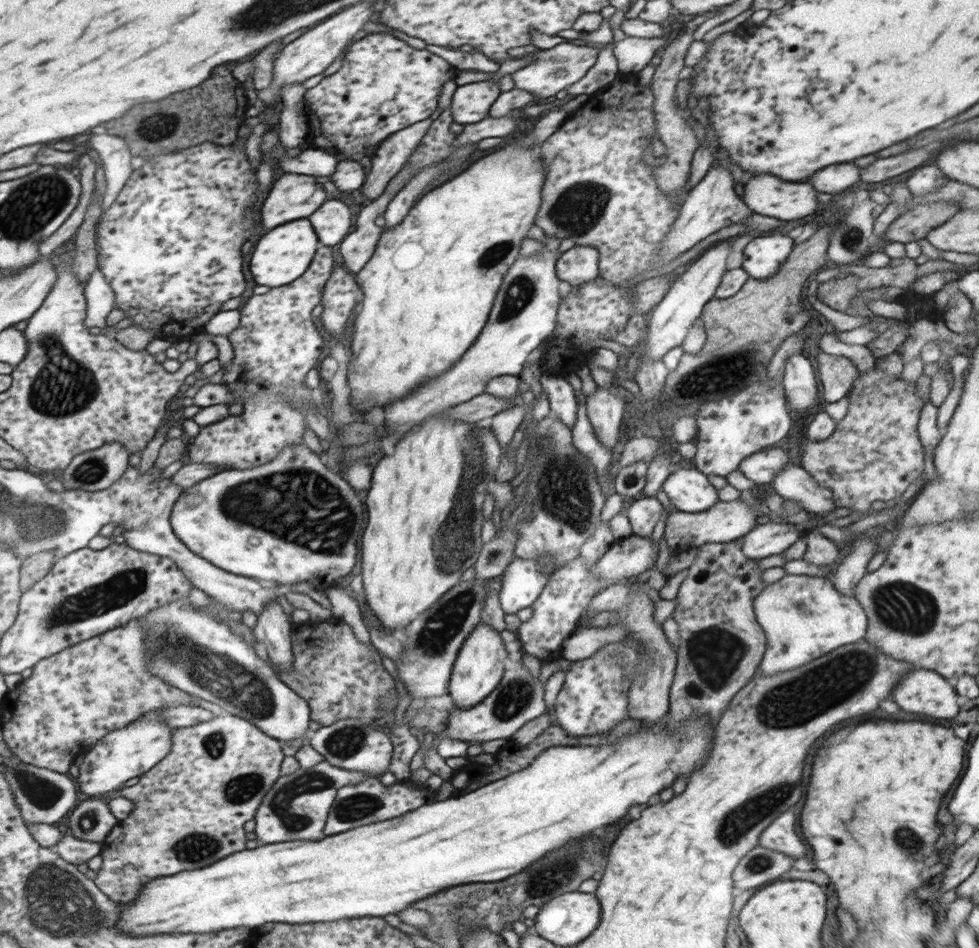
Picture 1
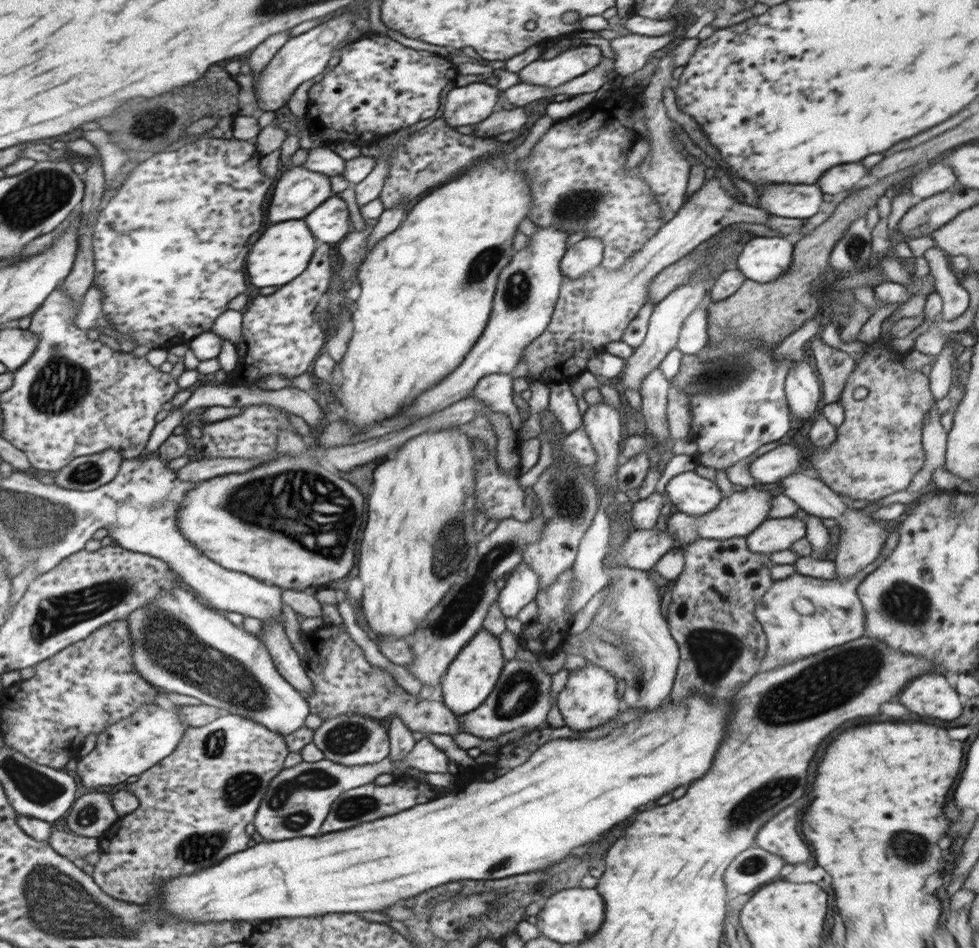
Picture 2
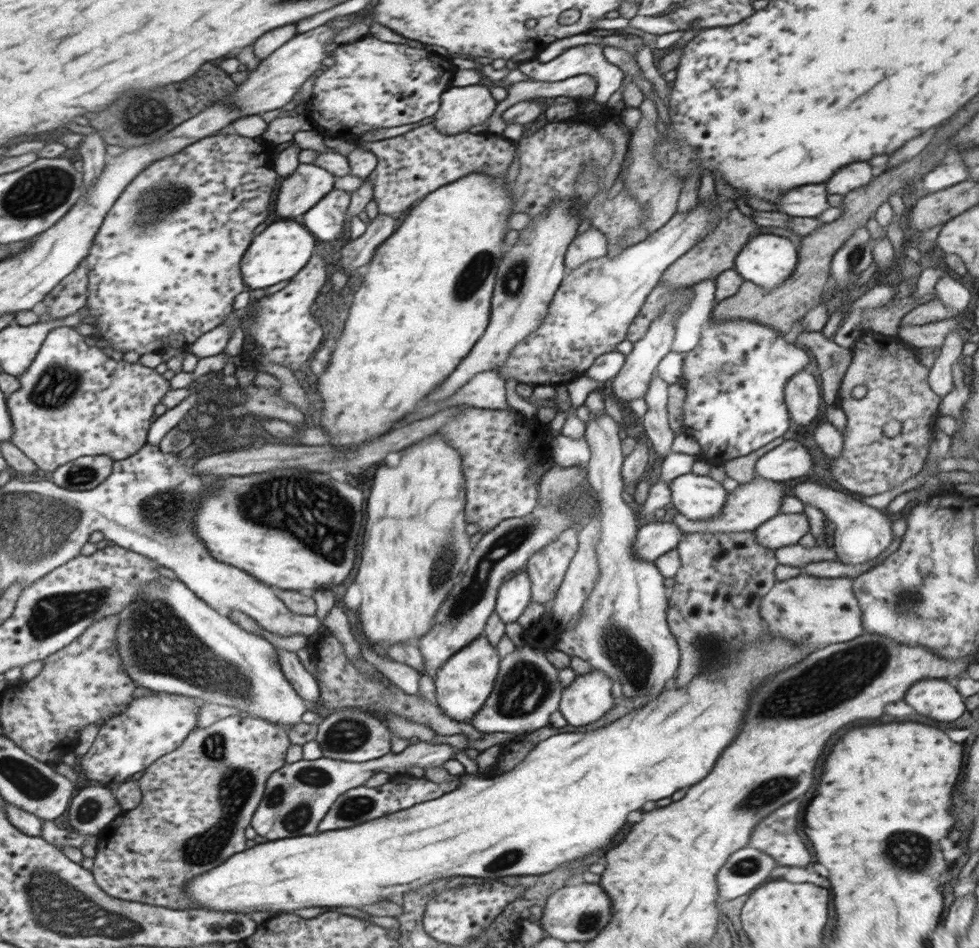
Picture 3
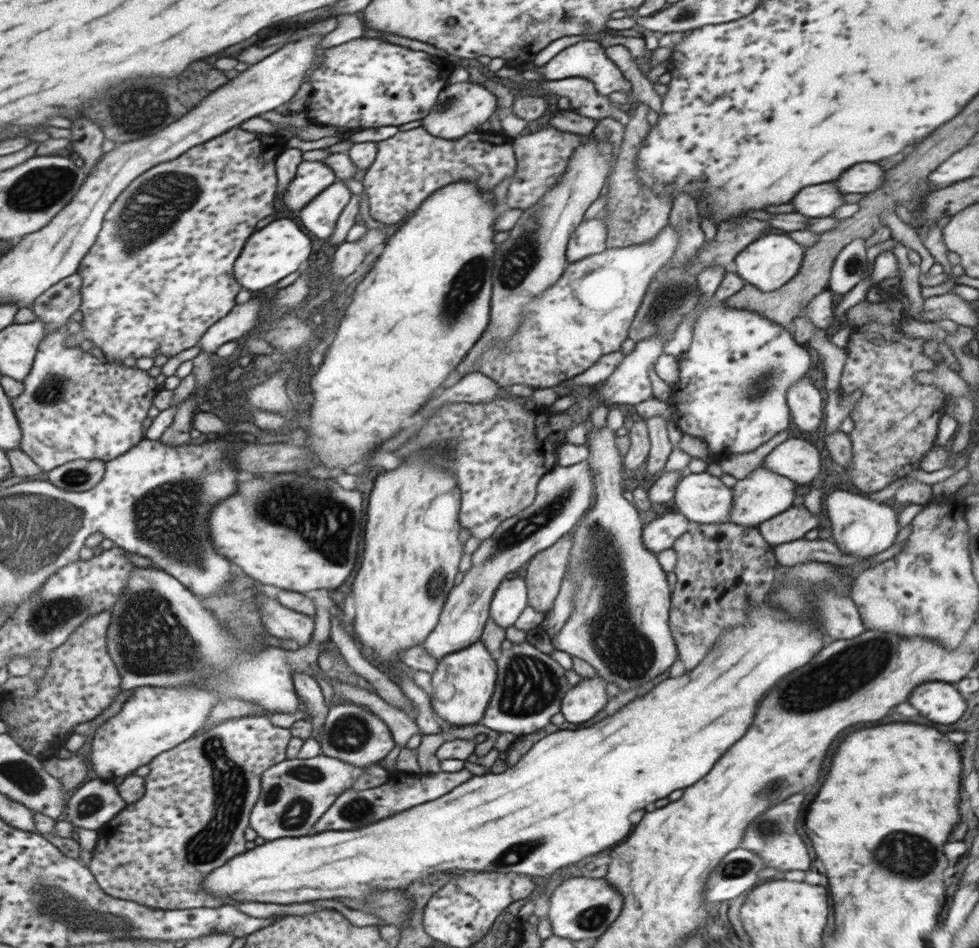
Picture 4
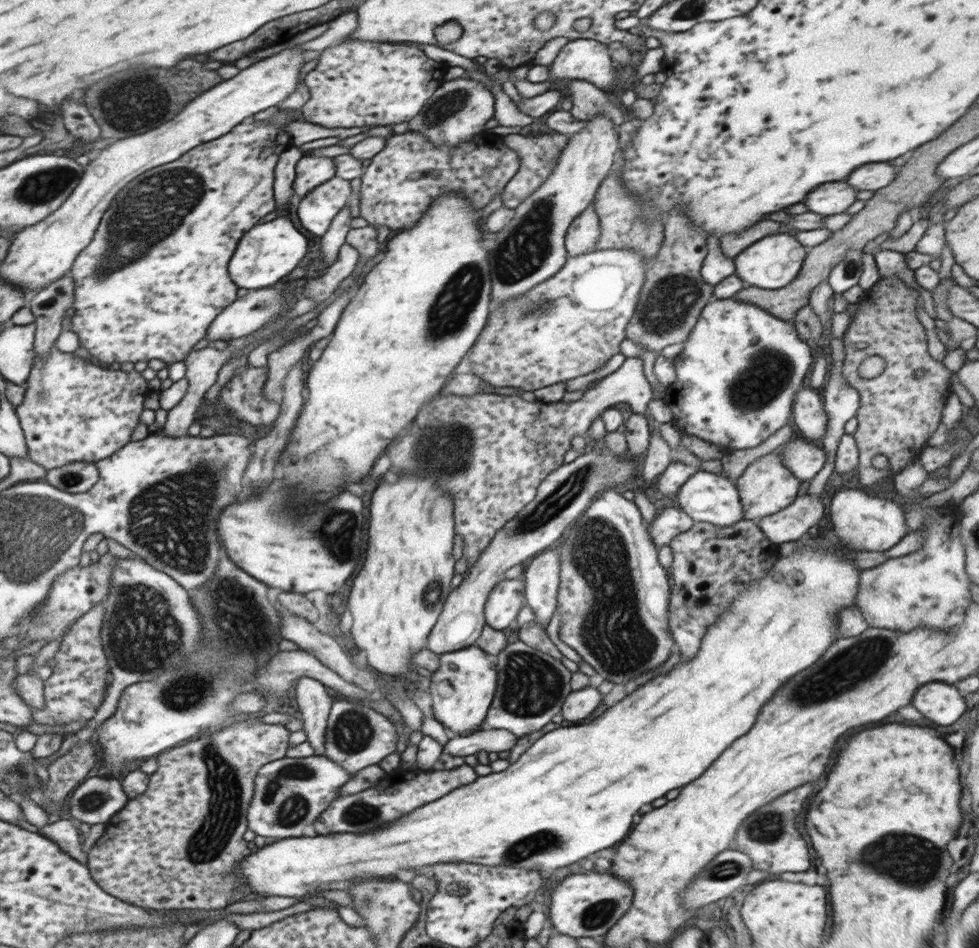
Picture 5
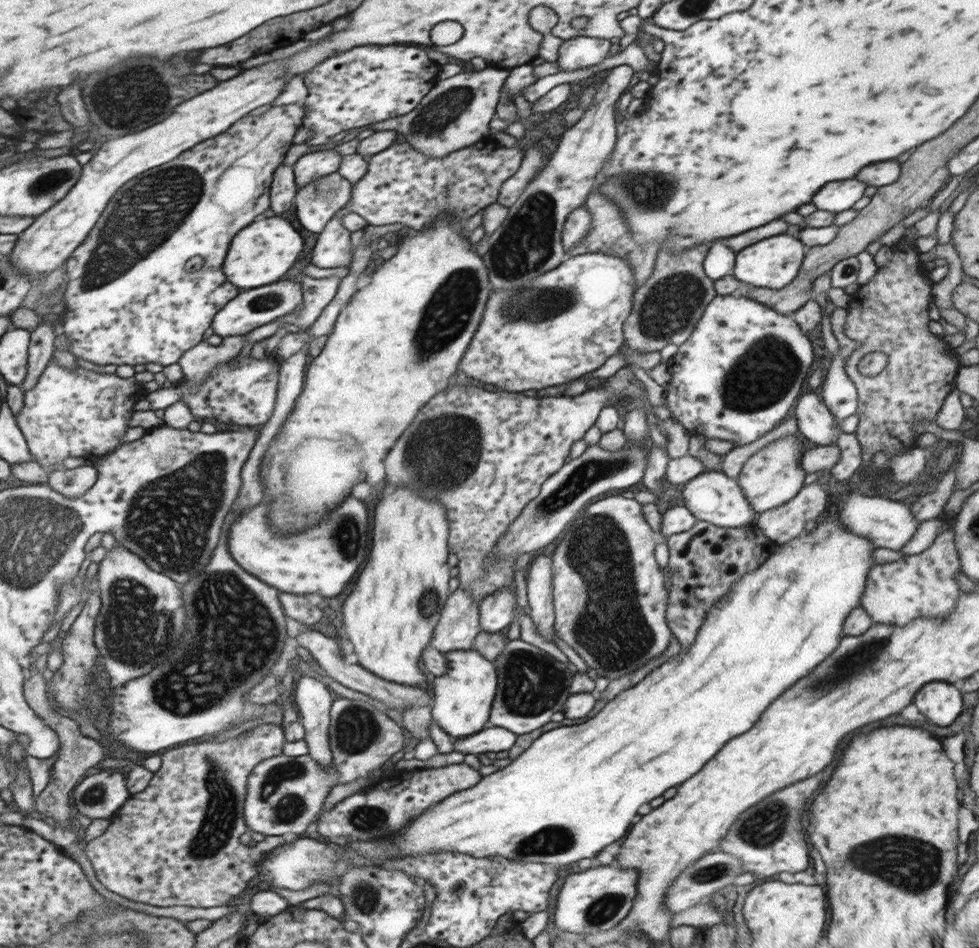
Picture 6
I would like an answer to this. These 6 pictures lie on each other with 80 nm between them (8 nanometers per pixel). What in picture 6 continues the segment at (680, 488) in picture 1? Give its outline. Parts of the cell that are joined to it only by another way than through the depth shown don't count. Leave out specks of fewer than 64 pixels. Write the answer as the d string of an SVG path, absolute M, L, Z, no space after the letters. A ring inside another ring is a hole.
M704 470L699 476L686 483L682 490L684 506L698 521L708 521L723 529L735 529L756 522L757 514L746 500L742 488L736 479L729 478L722 472Z

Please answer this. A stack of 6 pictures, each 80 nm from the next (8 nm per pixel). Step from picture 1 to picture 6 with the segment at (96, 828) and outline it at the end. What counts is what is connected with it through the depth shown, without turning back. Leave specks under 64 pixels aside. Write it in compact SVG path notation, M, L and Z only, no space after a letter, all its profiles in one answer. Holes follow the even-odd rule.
M106 769L96 775L86 776L74 787L72 796L78 814L92 820L110 820L125 805L131 794L122 773Z

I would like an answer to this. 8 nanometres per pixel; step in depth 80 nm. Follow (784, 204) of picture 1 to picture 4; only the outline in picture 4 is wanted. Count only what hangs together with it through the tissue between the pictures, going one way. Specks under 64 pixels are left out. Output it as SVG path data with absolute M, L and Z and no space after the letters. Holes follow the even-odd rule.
M833 181L832 184L816 184L802 188L790 204L796 208L796 213L808 218L826 218L845 204L841 195L844 196L843 192L839 192Z

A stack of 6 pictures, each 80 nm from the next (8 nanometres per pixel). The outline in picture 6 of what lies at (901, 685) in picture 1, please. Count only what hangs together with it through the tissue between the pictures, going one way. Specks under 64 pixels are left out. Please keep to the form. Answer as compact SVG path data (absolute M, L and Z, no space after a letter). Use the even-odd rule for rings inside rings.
M930 682L916 694L918 710L938 726L950 726L962 712L962 697L957 686L948 682Z

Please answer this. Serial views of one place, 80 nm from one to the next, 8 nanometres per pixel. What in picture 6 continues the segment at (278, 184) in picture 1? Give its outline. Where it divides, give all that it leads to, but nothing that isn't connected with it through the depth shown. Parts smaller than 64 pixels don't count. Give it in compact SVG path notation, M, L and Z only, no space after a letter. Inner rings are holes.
M320 148L301 156L292 166L297 188L337 172L342 160L341 156L336 151L332 151L332 148Z

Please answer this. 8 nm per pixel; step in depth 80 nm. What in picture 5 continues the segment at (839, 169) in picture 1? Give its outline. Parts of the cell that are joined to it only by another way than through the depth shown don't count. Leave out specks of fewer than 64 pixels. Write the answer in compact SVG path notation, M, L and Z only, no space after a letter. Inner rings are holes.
M873 162L863 164L860 168L853 170L845 178L847 184L856 190L874 190L882 189L888 186L894 180L897 173L896 167L889 162Z

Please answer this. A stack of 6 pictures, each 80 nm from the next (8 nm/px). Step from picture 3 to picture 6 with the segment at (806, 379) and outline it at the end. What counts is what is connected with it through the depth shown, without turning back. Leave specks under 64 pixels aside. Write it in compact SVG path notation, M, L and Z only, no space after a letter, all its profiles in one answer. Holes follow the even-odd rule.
M815 393L801 394L793 407L798 434L810 446L834 445L841 434L834 414Z

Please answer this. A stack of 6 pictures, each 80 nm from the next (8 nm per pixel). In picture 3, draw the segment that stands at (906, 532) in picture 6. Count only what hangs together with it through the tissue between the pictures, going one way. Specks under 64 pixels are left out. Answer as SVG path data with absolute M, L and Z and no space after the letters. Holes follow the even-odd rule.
M815 479L808 482L800 482L792 488L792 494L804 505L811 504L814 508L834 522L834 551L838 555L838 561L842 564L862 564L868 562L884 552L892 544L892 521L887 510L870 507L860 501L860 497L851 496L845 492L838 492L828 486L820 486Z

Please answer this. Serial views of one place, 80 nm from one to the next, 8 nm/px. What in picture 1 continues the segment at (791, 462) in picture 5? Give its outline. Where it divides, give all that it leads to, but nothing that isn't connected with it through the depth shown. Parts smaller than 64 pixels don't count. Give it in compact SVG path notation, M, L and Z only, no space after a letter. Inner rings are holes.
M767 448L742 460L739 465L740 472L745 474L755 484L768 484L774 480L777 472L790 463L790 455L778 448Z

